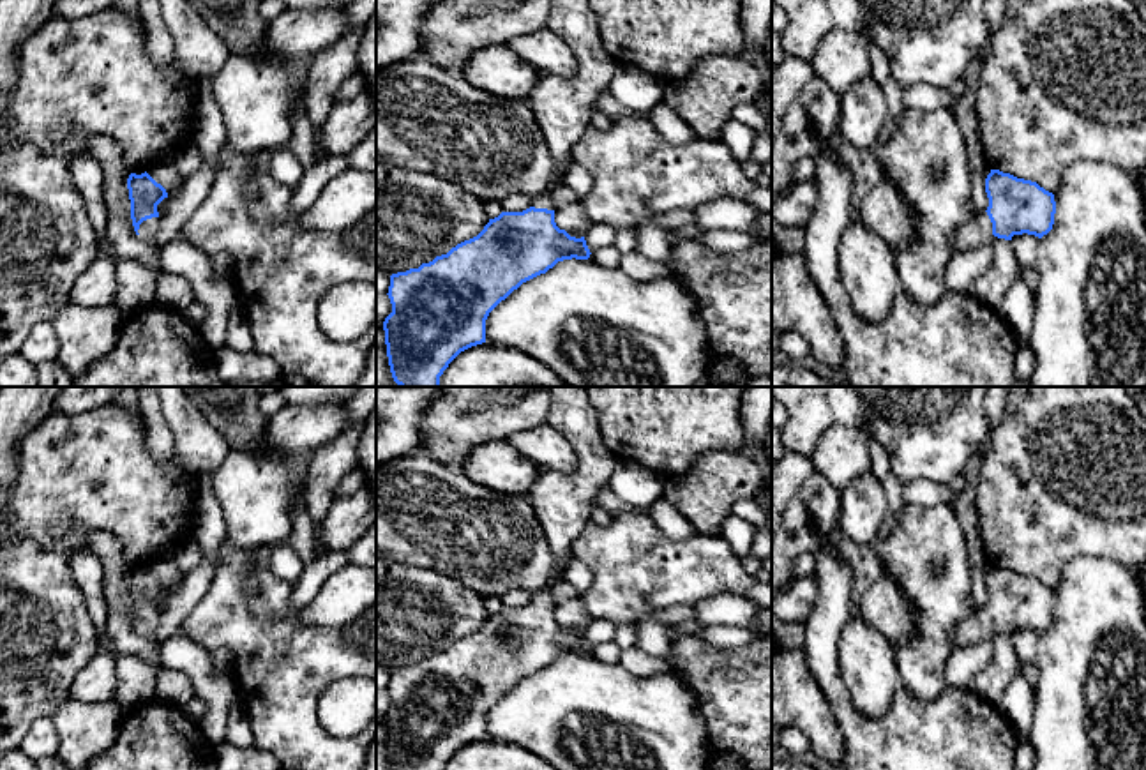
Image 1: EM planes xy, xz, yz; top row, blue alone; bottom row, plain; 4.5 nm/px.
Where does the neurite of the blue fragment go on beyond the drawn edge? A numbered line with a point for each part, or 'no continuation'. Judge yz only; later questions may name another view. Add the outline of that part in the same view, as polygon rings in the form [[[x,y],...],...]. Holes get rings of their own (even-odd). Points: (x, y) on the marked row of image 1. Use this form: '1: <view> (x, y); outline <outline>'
1: yz (979, 230); outline [[[980,212],[952,237],[954,254],[966,253],[992,238],[992,223],[987,212]]]

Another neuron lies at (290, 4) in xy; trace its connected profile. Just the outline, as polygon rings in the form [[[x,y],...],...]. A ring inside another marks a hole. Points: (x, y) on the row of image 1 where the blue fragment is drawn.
[[[283,0],[286,9],[328,9],[334,5],[350,5],[353,0]]]

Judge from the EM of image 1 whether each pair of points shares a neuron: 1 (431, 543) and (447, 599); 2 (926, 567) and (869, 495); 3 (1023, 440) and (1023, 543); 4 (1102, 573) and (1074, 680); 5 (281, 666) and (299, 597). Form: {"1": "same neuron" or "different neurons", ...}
{"1": "different neurons", "2": "different neurons", "3": "same neuron", "4": "same neuron", "5": "different neurons"}

